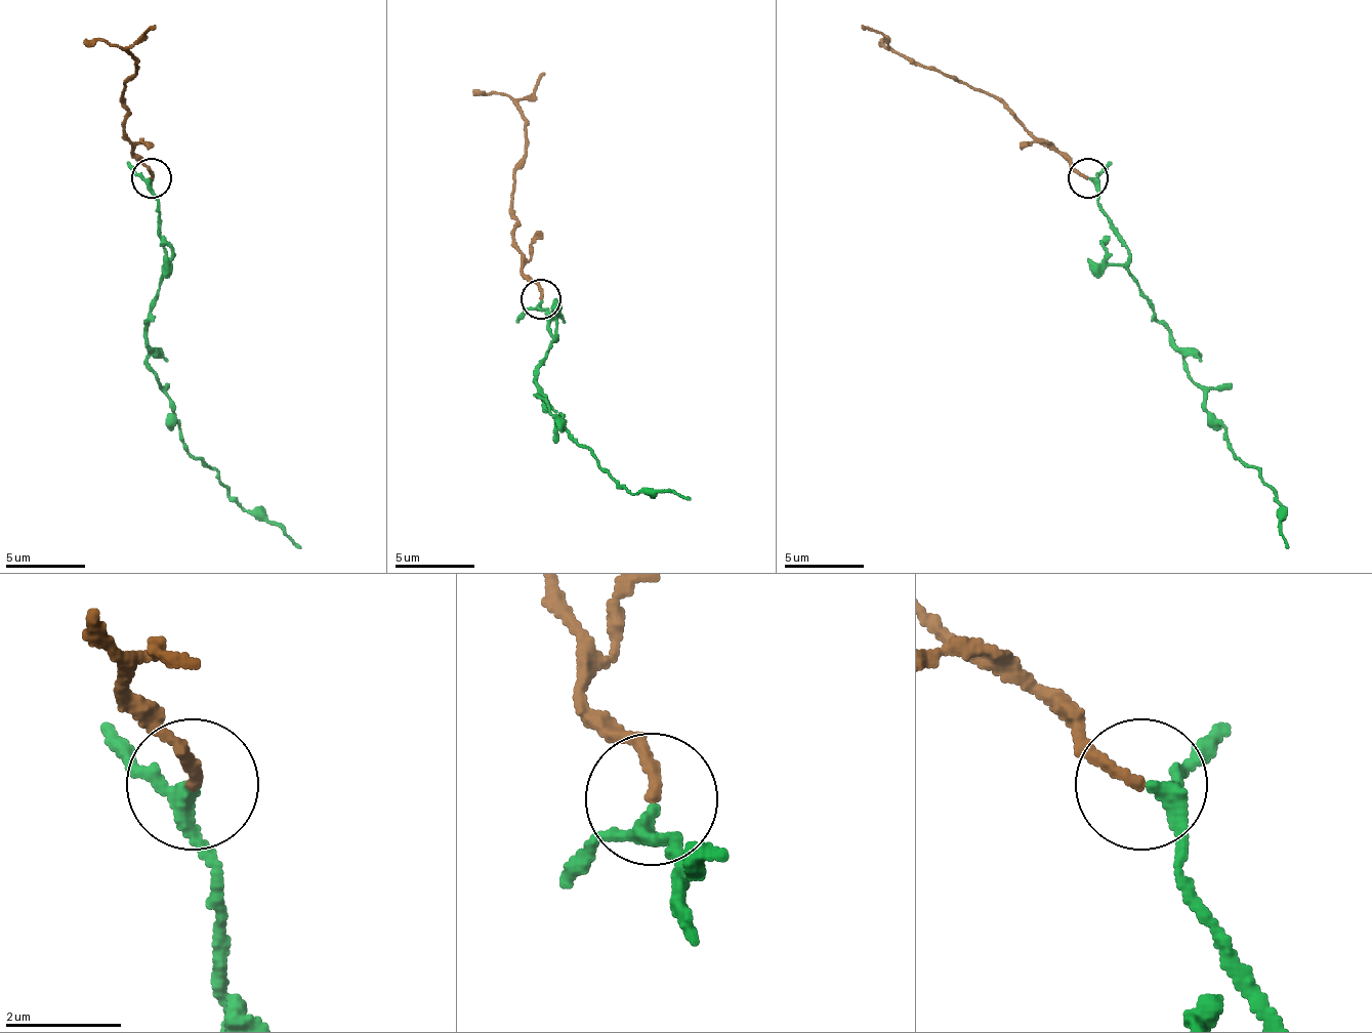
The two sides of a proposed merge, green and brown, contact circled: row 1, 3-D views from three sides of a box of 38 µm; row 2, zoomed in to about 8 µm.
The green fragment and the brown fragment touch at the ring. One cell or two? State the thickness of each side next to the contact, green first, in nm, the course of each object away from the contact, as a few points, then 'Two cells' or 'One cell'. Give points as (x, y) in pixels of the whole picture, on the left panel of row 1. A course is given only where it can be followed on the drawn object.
Thickness 240 nm (green) against 190 nm. Course of green: (153, 176), (164, 277), (153, 300), (149, 368), (184, 448), (216, 472), (244, 508), (264, 511), (300, 548). Course of brown: (153, 176), (132, 153), (124, 81), (136, 69), (128, 49), (144, 29), (156, 25). One cell

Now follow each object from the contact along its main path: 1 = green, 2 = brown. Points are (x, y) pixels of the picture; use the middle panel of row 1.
1: (542, 299), (553, 339), (542, 360), (538, 396), (570, 436), (633, 495), (654, 491), (690, 499)
2: (542, 299), (522, 272), (513, 211), (513, 164), (526, 152), (526, 124), (517, 104), (545, 72)

